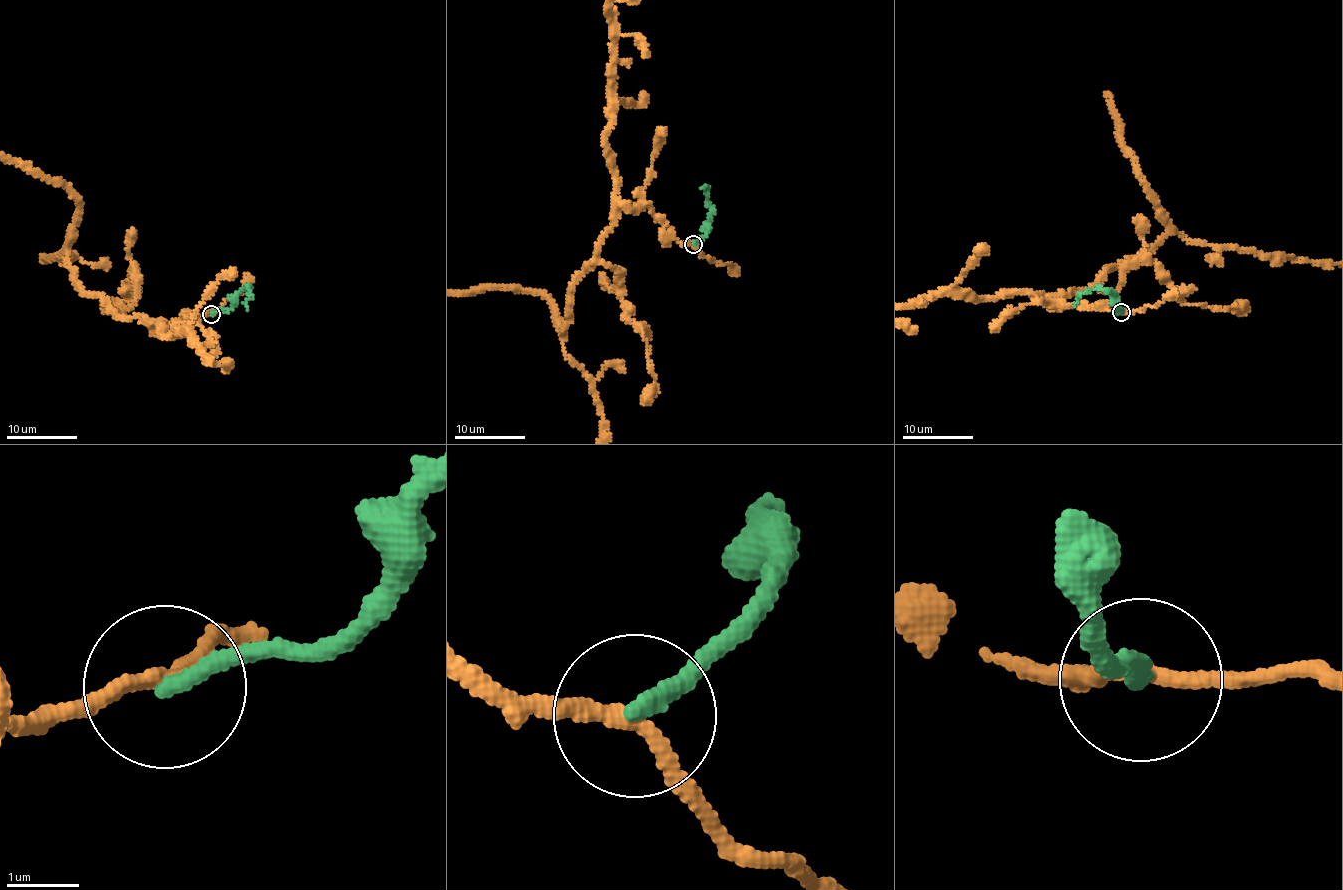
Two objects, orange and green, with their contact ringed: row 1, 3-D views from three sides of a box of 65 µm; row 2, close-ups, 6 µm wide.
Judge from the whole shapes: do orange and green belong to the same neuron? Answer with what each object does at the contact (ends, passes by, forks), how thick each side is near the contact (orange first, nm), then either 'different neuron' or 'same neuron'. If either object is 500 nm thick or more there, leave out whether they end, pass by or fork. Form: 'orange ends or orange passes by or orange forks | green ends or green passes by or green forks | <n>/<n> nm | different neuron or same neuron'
orange passes by | green ends | 200/280 nm | different neuron

